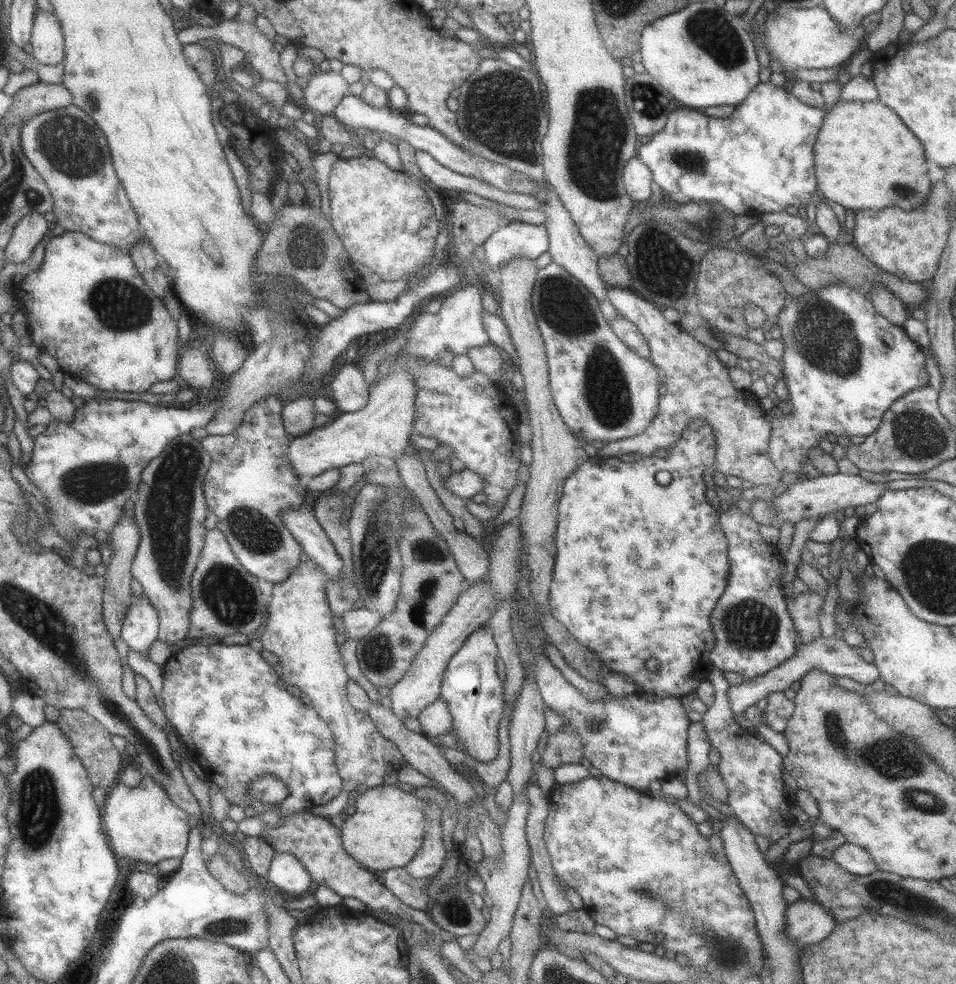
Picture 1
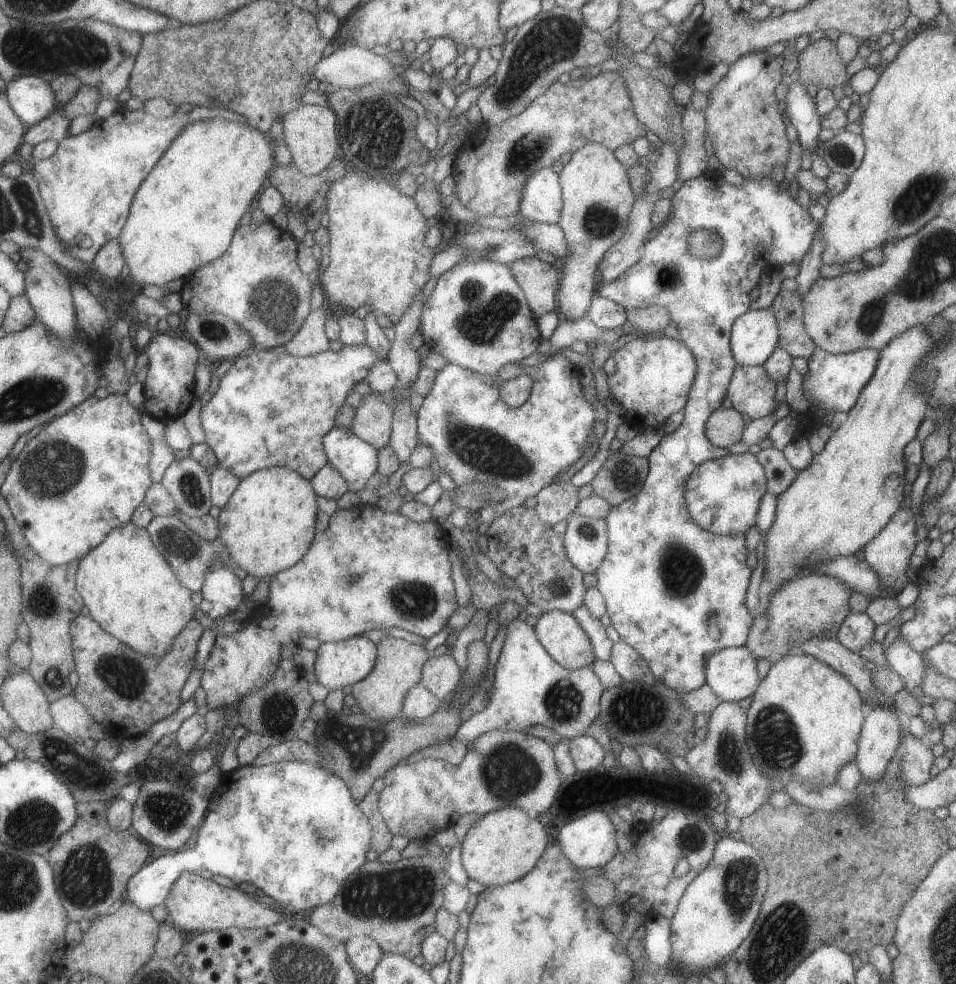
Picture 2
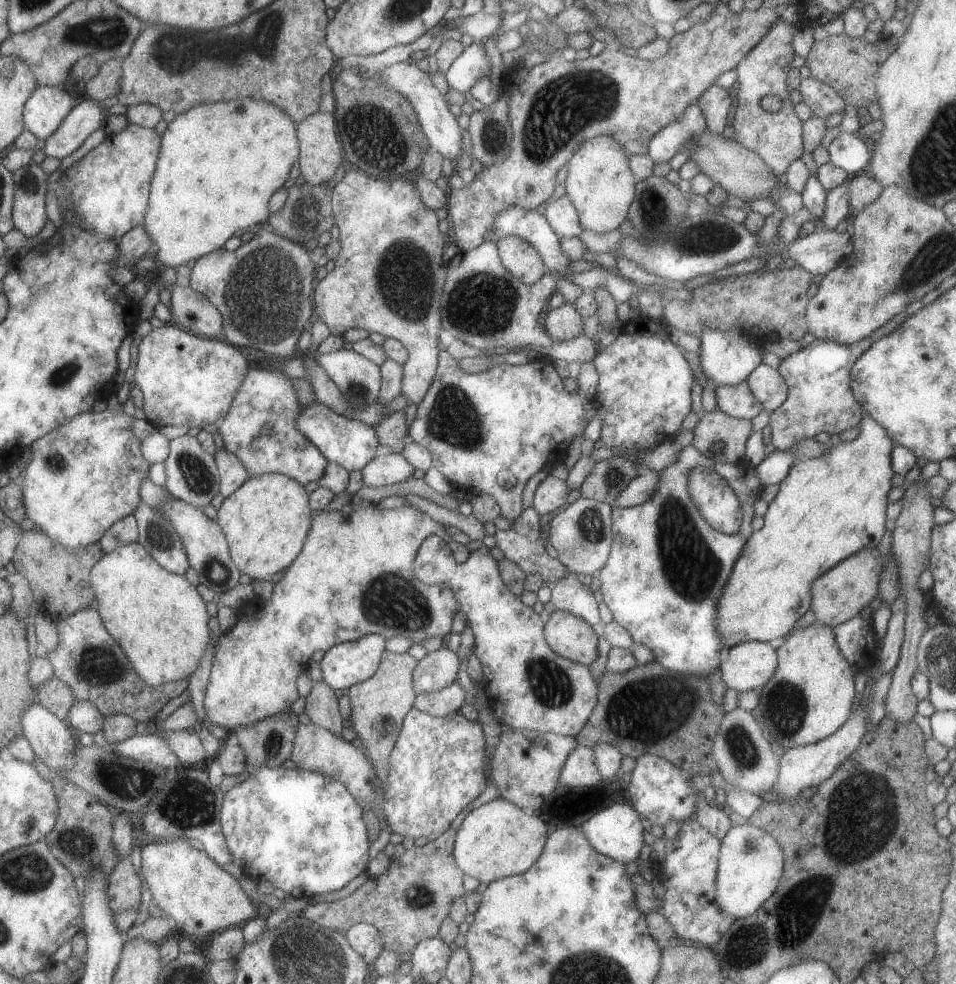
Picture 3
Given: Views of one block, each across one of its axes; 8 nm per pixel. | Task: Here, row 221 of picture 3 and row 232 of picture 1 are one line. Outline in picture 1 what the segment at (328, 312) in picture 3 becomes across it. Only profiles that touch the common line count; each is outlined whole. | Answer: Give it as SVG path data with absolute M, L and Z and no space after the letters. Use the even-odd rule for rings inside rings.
M345 153L331 165L328 176L330 224L340 239L350 261L360 263L381 277L382 281L397 281L414 275L431 260L438 224L434 210L419 183L404 172L387 168L383 162L366 153Z

